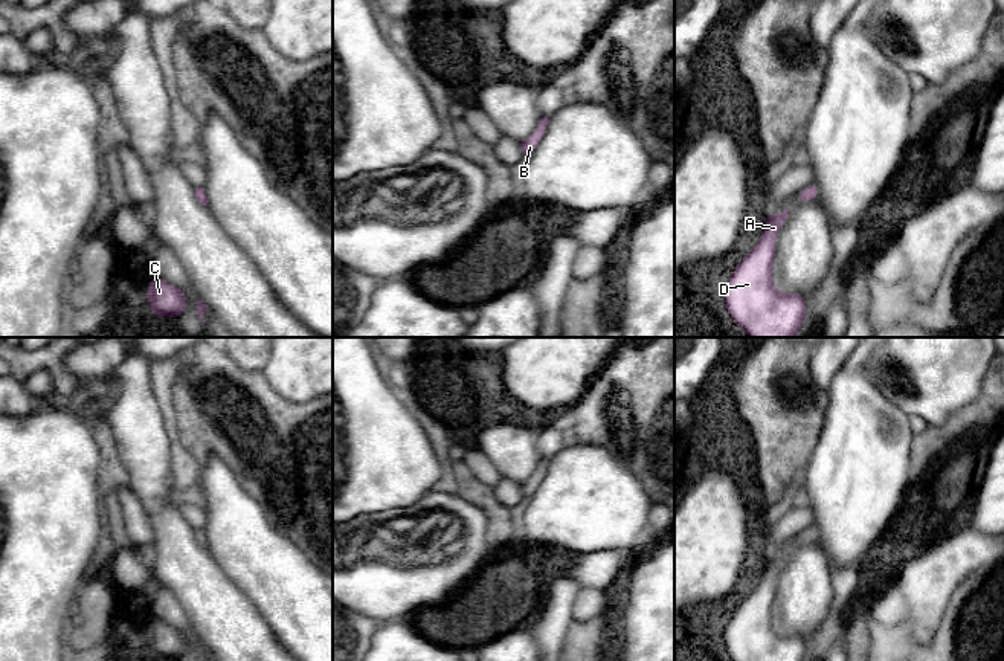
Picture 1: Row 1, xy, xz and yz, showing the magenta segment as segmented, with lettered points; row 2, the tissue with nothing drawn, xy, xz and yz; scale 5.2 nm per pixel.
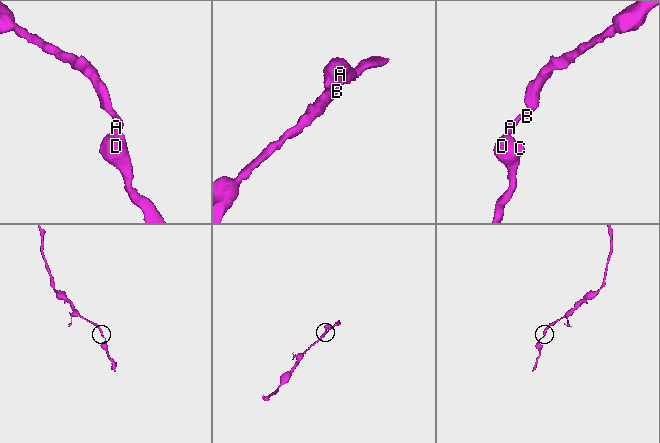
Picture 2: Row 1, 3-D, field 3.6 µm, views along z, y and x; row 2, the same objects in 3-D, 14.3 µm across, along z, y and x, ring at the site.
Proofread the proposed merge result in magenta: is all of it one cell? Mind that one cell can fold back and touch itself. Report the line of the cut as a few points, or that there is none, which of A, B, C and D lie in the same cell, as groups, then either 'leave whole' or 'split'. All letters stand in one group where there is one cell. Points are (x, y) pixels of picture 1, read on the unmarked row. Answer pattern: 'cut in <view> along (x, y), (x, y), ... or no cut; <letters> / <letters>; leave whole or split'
no cut; A B C D; leave whole

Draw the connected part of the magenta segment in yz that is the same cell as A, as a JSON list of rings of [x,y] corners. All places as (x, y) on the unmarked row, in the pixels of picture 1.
[[[789,551],[769,556],[757,588],[745,597],[725,629],[731,661],[804,661],[806,640],[780,635],[772,624],[775,582]]]

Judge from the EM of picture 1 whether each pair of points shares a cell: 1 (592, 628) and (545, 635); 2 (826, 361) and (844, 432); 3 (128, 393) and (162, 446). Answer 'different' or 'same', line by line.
1: different
2: different
3: same

